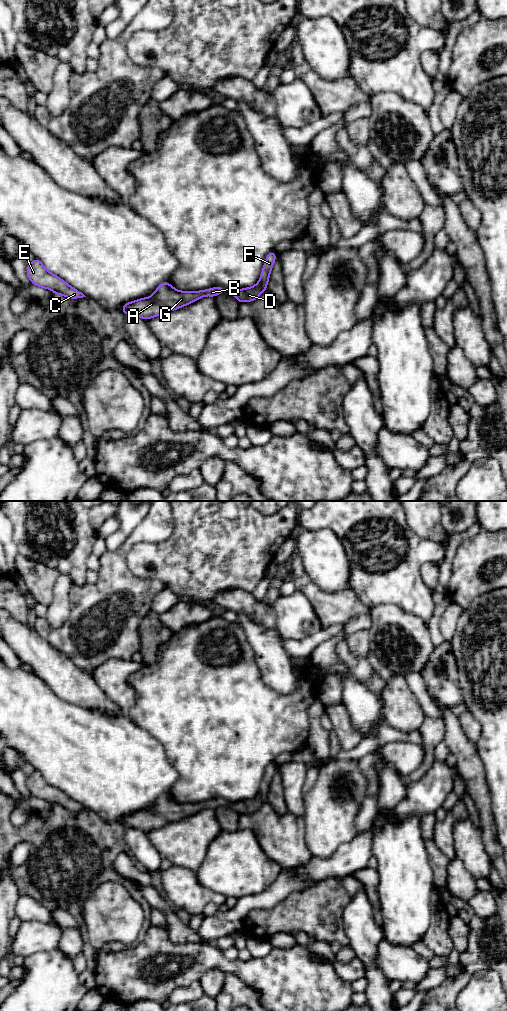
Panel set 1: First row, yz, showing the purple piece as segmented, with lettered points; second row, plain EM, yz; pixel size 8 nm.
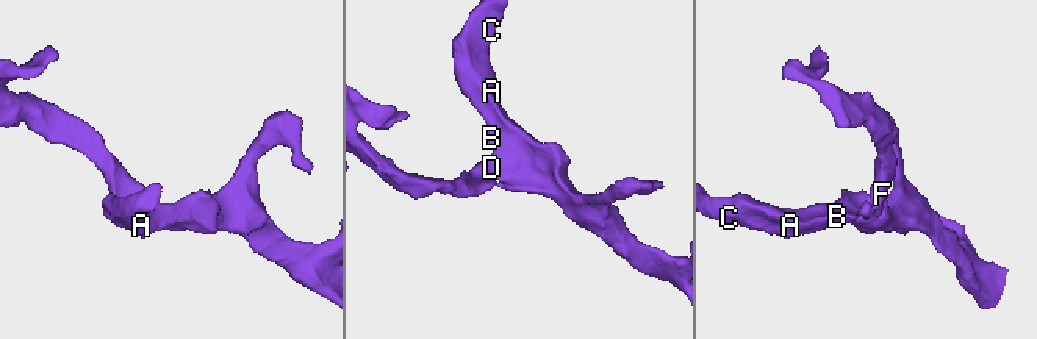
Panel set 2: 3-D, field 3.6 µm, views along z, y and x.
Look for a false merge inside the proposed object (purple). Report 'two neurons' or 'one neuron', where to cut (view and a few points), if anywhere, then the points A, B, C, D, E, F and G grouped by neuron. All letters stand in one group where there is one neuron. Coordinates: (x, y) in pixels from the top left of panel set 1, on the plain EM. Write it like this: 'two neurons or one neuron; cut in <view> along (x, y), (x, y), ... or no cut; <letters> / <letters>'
one neuron; no cut; A B C D E F G

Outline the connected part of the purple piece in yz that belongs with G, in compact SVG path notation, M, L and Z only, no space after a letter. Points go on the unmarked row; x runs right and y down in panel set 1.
M168 793L162 794L150 809L140 810L121 818L121 823L127 828L139 828L144 832L161 828L170 823L189 817L202 809L215 810L225 805L222 798L199 803L179 803Z

